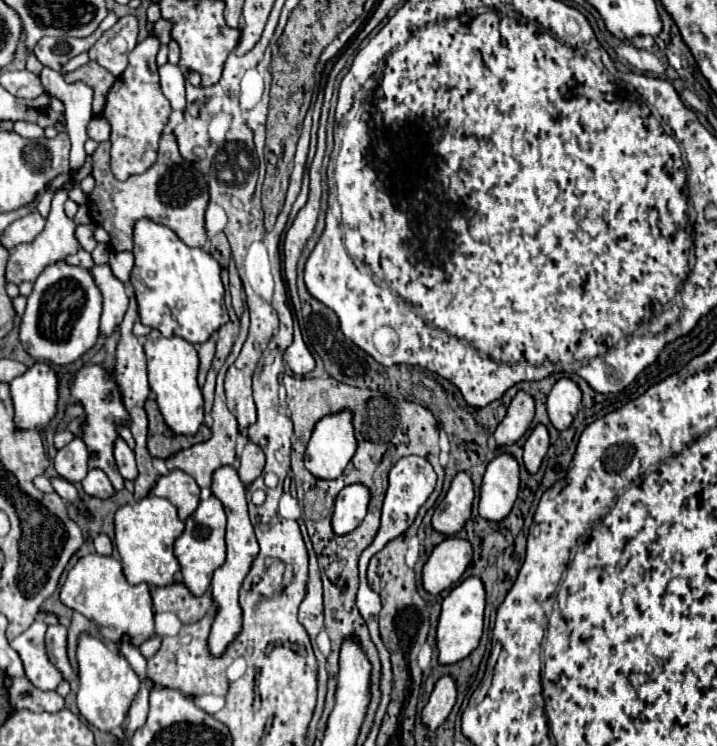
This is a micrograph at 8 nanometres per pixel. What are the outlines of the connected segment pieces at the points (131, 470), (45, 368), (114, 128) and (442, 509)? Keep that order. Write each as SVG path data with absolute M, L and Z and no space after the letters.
M117 438L115 442L115 460L121 476L125 480L135 480L137 478L137 466L135 466L135 454L133 450L125 444L123 438Z
M35 362L23 376L11 382L11 398L19 428L43 428L51 422L57 410L57 374L47 362Z
M147 38L139 42L129 54L127 70L115 80L107 94L107 104L103 116L109 120L110 132L110 168L117 180L127 180L133 174L145 172L157 158L157 142L169 120L171 106L163 96L159 86L159 74L155 56L161 48L157 38Z
M459 472L451 482L445 500L435 508L433 522L431 522L433 528L447 536L457 534L467 522L467 518L471 516L473 498L475 498L475 490L469 474Z

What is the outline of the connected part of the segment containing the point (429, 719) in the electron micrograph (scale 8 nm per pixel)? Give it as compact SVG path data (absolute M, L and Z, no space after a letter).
M441 676L431 692L431 698L427 702L427 706L423 708L423 722L435 730L439 728L449 712L453 710L455 706L455 700L457 700L457 684L455 684L455 678L453 676Z

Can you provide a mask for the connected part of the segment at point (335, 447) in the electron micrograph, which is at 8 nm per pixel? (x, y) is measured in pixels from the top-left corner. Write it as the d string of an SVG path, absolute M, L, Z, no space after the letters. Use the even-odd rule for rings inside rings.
M341 410L335 414L327 414L315 424L315 430L305 450L305 468L317 478L325 478L325 480L339 478L347 468L349 460L353 458L355 450L357 450L357 440L355 440L355 428L353 428L353 412Z

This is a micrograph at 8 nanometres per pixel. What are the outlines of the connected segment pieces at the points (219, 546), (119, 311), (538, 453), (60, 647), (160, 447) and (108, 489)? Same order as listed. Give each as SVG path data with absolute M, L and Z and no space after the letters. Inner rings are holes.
M211 494L199 502L199 508L185 520L185 532L175 540L175 556L181 564L183 584L201 596L213 578L213 572L225 562L225 512L223 504Z
M109 264L103 266L93 266L91 274L95 278L95 284L99 286L101 294L103 294L103 316L101 316L101 334L111 336L111 332L115 330L115 326L121 324L127 306L129 306L129 298L125 294L125 286L123 282L113 274L113 270L109 268Z
M537 424L533 428L533 432L529 434L527 442L525 442L525 468L535 474L547 454L547 448L549 448L549 432L545 428L545 424Z
M61 624L49 626L45 644L47 644L49 658L63 672L65 680L71 680L73 678L73 670L71 670L71 664L69 664L69 658L67 658L67 628L61 626Z
M151 396L145 402L145 412L149 416L149 440L147 440L147 448L151 452L151 456L155 458L169 458L175 452L179 452L183 446L177 444L177 436L175 432L165 424L155 398Z
M89 470L89 474L83 478L81 484L83 484L85 494L89 494L89 496L95 496L101 500L115 496L115 488L111 486L105 472L101 472L101 470Z

